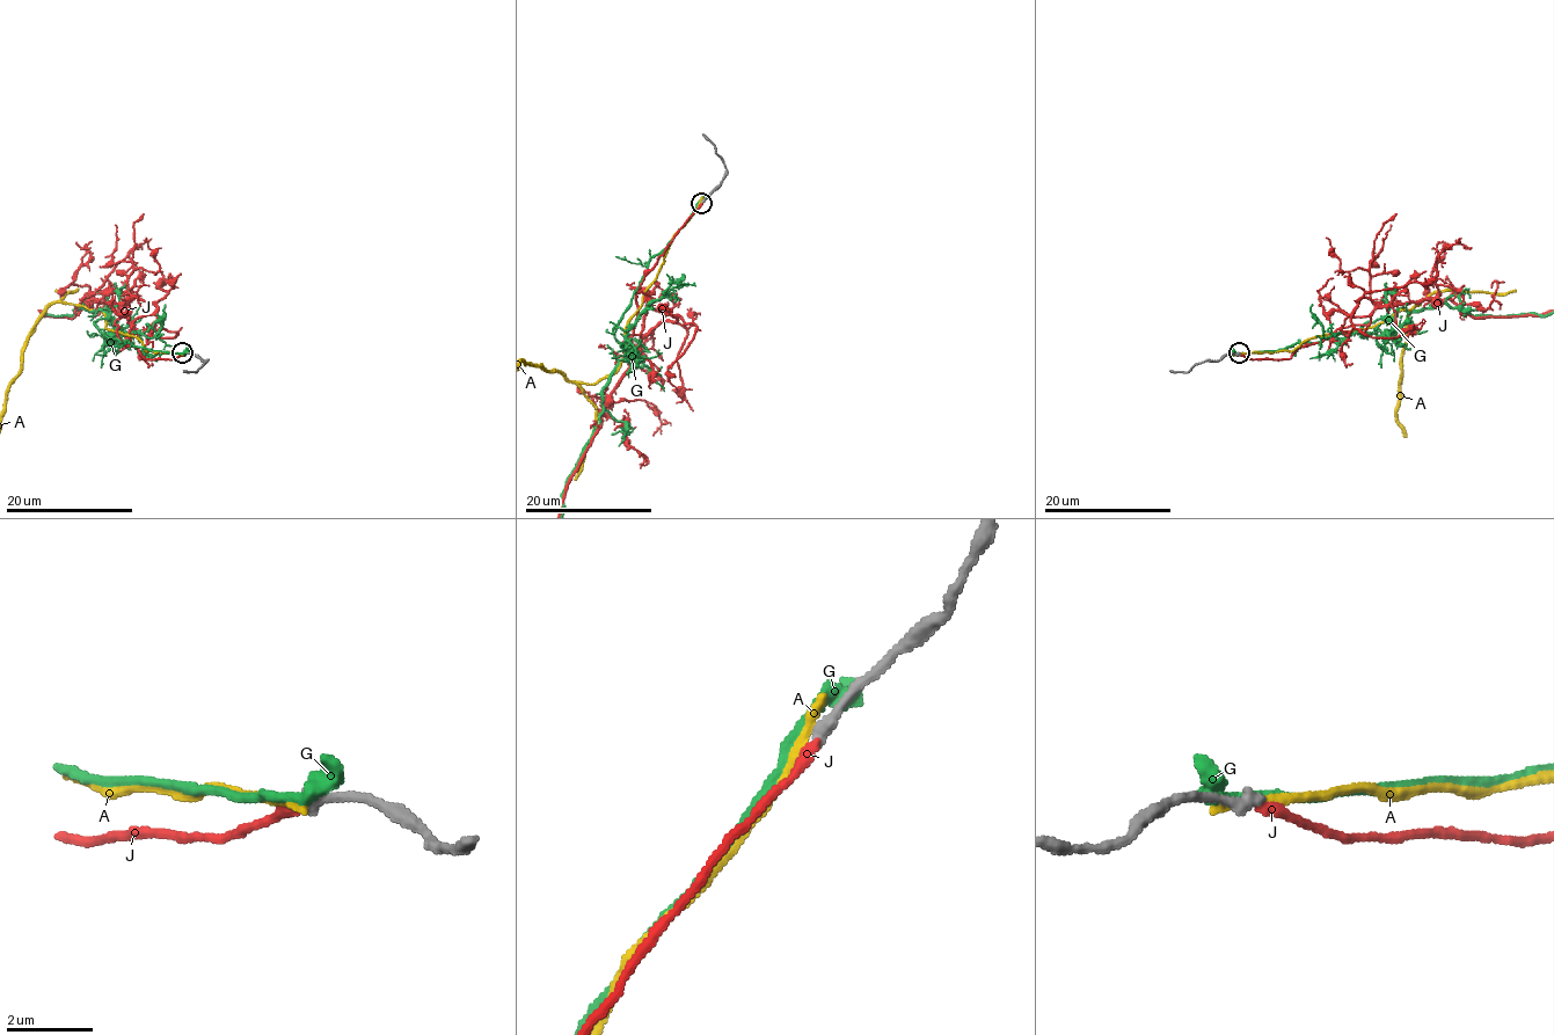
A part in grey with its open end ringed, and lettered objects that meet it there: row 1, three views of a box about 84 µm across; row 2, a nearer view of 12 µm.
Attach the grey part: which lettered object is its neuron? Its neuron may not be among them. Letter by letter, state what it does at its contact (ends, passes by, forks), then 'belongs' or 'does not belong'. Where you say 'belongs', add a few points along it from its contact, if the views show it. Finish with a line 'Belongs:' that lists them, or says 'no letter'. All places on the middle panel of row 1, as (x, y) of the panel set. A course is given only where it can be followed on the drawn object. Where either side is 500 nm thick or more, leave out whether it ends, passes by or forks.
A: it ends there; does not belong
G: does not belong
J: it ends there; does not belong
Belongs: no letter

